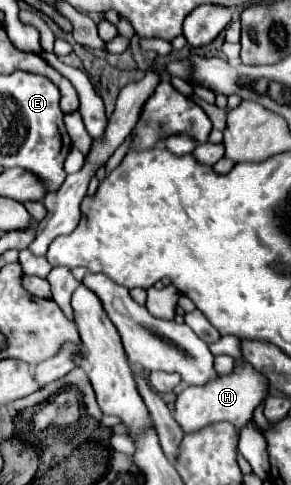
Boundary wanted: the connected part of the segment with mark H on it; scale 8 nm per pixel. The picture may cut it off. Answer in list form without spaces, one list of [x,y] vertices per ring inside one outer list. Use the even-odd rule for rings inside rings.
[[[248,362],[234,366],[230,374],[216,376],[214,380],[202,386],[188,386],[176,400],[174,418],[180,422],[184,432],[196,432],[214,422],[230,422],[240,434],[242,426],[252,420],[254,410],[262,404],[262,400],[270,394],[270,382],[264,374],[254,370]]]

